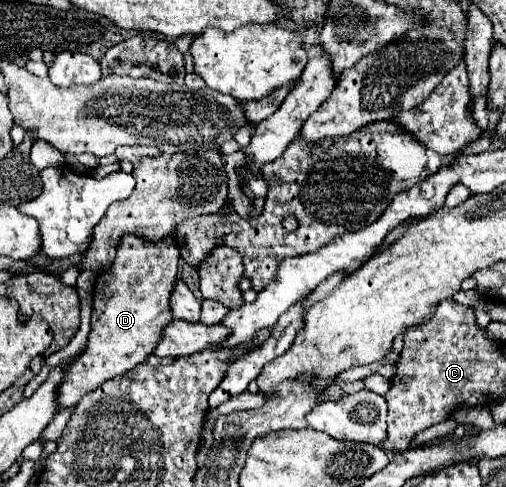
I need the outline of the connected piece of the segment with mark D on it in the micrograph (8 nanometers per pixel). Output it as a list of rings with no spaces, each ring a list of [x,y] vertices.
[[[133,233],[123,235],[123,239],[119,241],[119,247],[117,247],[115,263],[97,277],[95,293],[93,293],[91,335],[89,335],[85,351],[79,353],[75,357],[75,361],[69,365],[65,379],[59,387],[59,407],[61,409],[77,405],[85,393],[91,393],[105,381],[131,371],[133,367],[143,363],[155,351],[155,347],[163,335],[163,327],[167,323],[171,323],[171,319],[173,319],[171,307],[169,307],[169,297],[179,279],[179,259],[181,259],[179,247],[169,235],[167,235],[167,239],[159,239],[159,241],[143,239]]]

